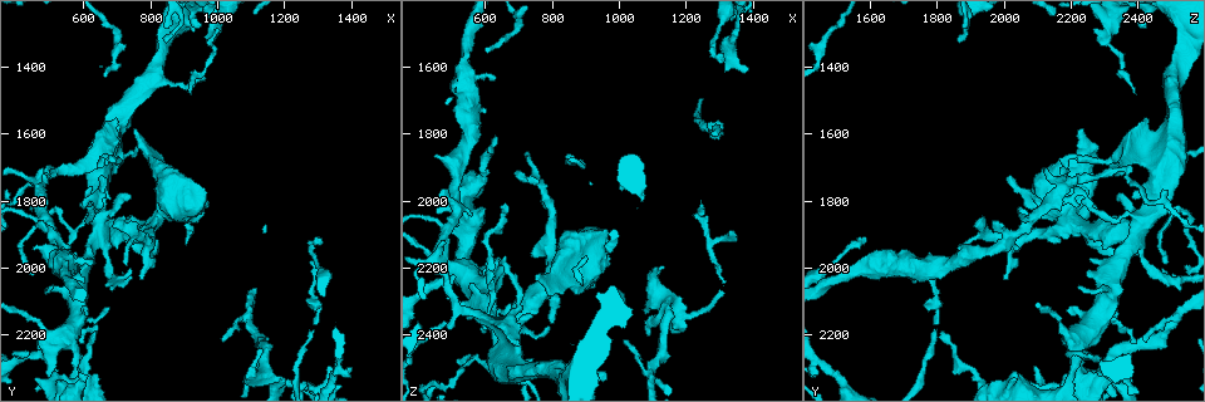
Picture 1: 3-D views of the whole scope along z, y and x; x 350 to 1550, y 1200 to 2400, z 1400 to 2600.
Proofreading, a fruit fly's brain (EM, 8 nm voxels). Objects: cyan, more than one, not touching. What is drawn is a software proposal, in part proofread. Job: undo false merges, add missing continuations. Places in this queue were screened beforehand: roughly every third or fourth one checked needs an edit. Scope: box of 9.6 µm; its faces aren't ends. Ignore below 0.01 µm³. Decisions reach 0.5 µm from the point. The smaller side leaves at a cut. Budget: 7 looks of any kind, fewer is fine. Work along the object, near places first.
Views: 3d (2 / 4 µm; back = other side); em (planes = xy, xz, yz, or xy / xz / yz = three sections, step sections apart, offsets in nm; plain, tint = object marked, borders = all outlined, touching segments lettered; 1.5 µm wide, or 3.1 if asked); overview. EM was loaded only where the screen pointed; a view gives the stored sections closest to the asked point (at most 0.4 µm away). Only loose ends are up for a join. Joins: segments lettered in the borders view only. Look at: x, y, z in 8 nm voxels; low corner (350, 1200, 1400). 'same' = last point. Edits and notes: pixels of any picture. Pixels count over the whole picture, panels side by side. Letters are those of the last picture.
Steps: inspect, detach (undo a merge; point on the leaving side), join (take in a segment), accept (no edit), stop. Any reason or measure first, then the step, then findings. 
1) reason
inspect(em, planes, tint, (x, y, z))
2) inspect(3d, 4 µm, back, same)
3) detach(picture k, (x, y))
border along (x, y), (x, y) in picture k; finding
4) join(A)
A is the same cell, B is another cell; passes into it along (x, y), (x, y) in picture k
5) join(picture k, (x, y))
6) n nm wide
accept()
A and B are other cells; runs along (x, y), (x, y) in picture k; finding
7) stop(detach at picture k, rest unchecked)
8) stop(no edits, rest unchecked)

tapers out
inspect(em, planes, plain, (1310, 1910, 1590))

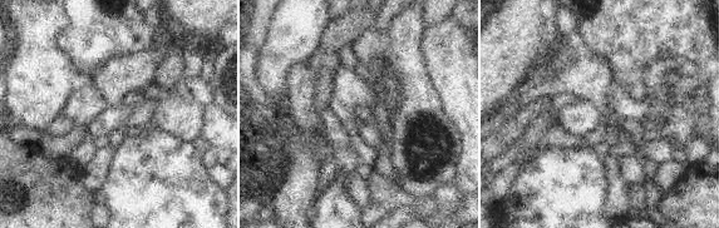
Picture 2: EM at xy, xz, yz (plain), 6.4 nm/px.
see the neighbours
inspect(em, planes, borders, same)

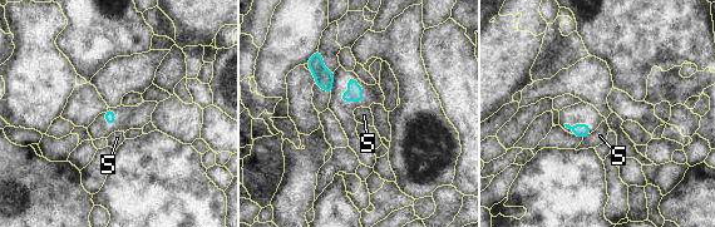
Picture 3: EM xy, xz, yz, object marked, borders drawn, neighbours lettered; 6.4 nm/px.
S touches over 50 nm
accept()
S is another cell; no lettered segment goes on from it

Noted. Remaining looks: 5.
free end
inspect(3d, 4 µm, back, (1270, 1990, 1790))

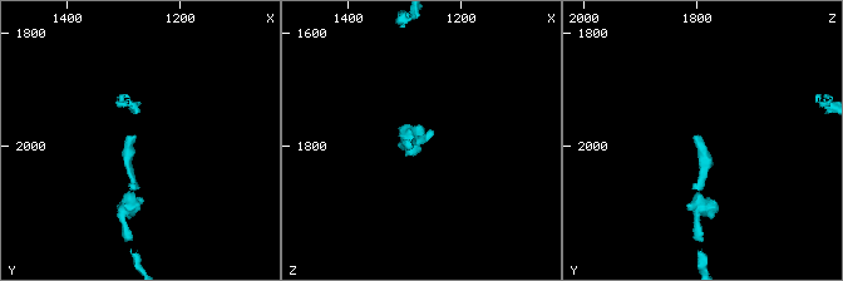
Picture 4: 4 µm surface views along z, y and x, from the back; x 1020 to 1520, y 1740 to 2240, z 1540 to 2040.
inspect(em, planes, borders, (1275, 1980, 1800))

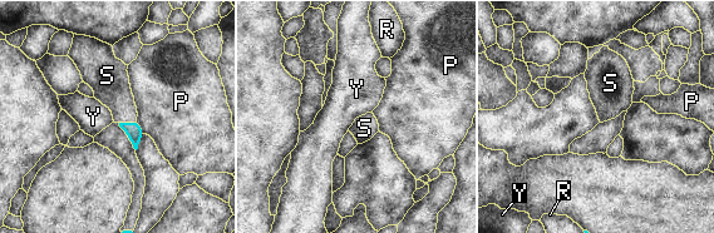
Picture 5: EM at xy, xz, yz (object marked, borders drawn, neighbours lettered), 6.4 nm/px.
S touches over 110 nm
join(S)
S is the same cell, P, R and Y are other cells; passes into it along (133, 130), (126, 123), (112, 88) in picture 5; it goes on there

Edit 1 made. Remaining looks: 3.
inspect(overview)

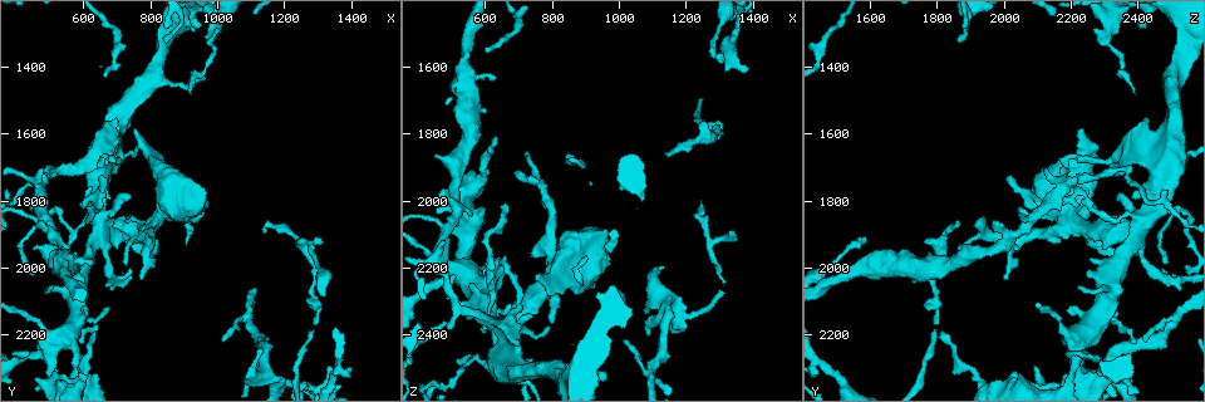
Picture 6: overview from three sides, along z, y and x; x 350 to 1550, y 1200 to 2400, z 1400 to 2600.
a fork
inspect(em, xz, step 8, borders, (1100, 2160, 2500))

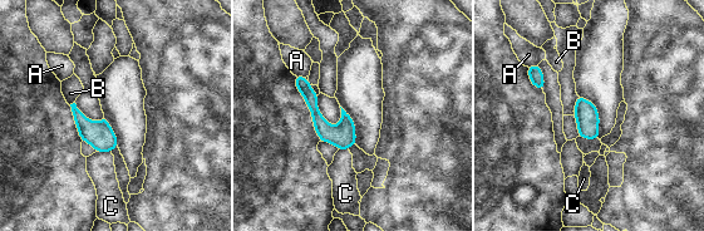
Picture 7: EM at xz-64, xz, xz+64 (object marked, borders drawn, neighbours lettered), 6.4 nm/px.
accept()
A, B and C are other cells; border along (74, 102), (69, 104) in picture 7; one cell here

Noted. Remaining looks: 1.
stop(join at picture 5, rest unchecked)

